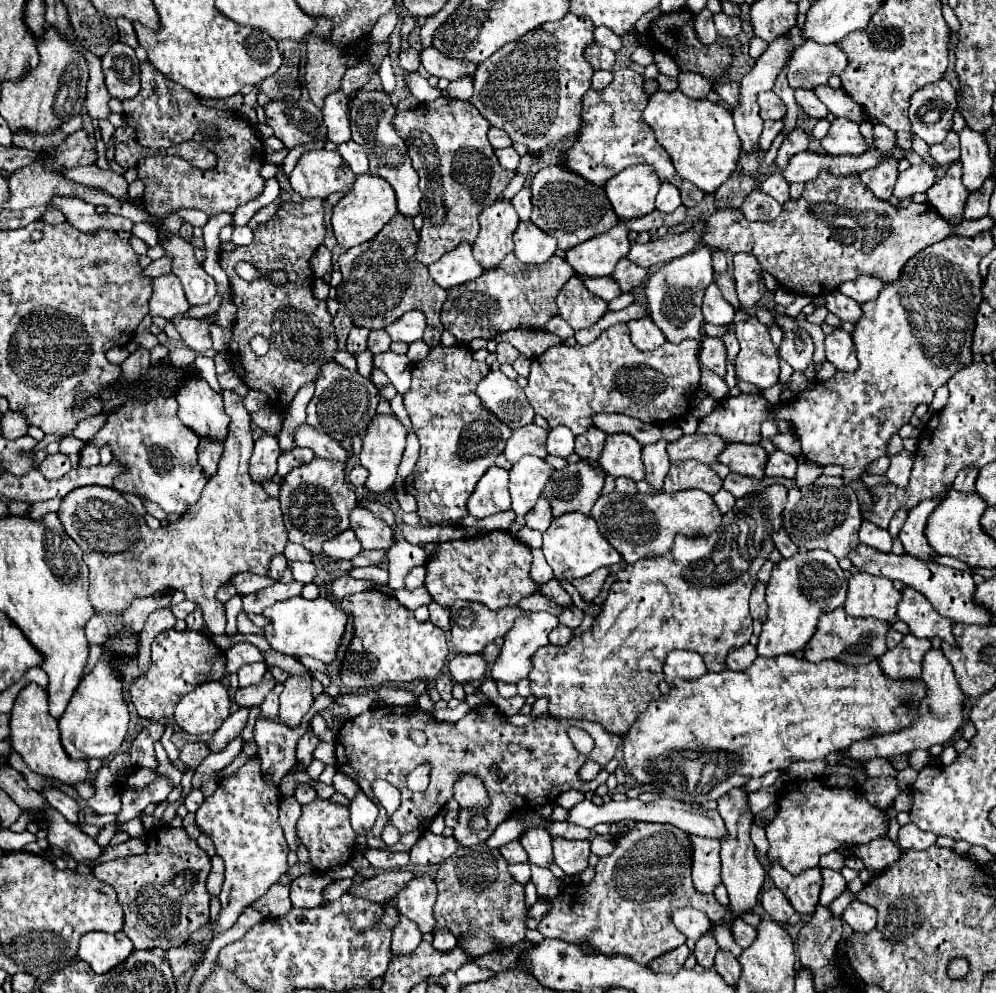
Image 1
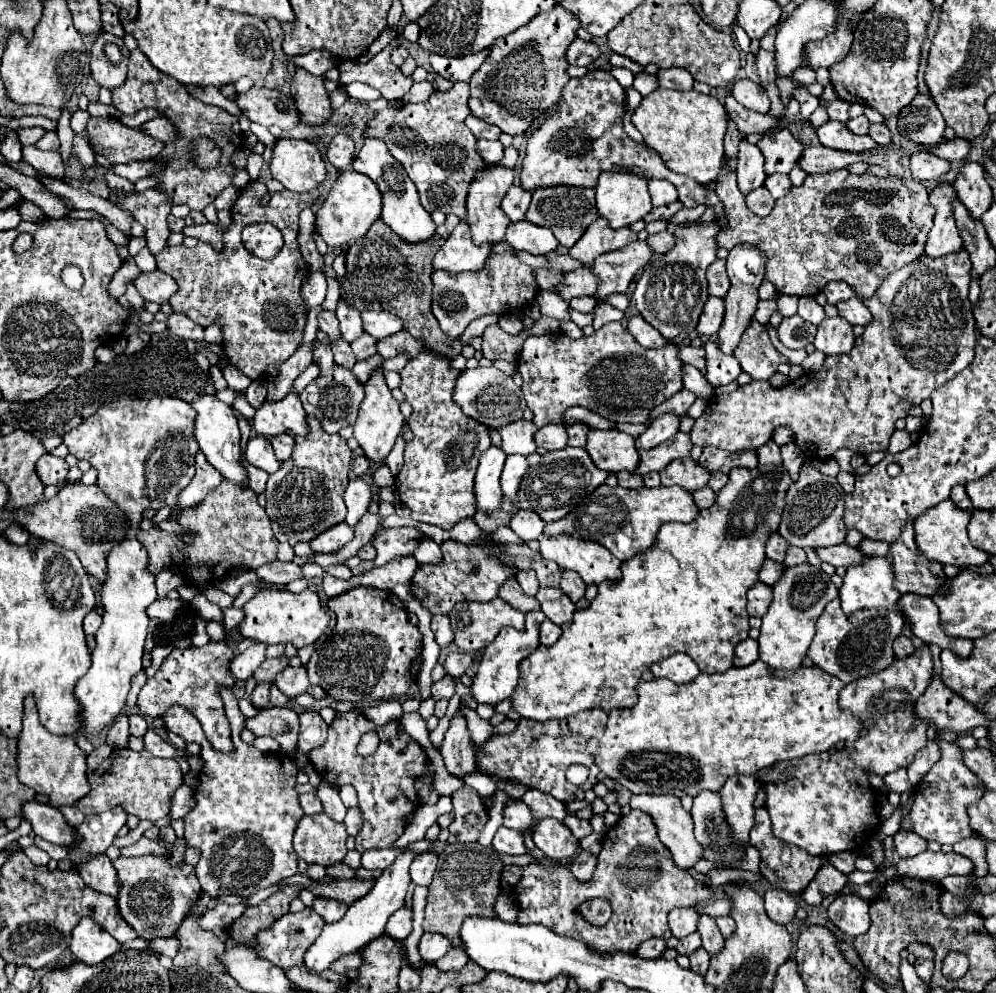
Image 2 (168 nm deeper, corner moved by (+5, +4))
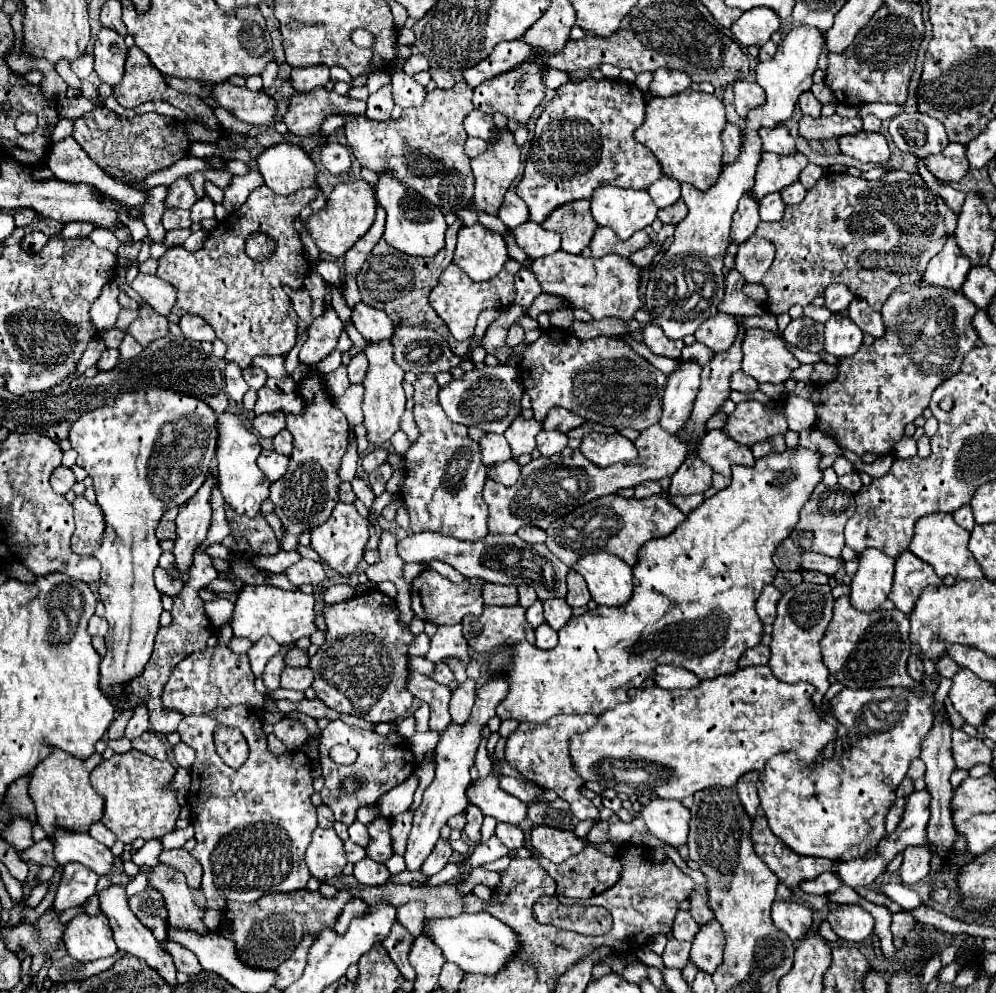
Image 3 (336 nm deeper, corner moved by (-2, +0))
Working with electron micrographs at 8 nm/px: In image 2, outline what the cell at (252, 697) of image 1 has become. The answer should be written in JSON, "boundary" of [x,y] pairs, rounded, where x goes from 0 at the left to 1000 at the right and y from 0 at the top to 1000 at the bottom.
{"boundary":[[[275,663],[275,665],[265,665],[261,675],[255,677],[255,683],[259,689],[263,687],[275,687],[277,679],[283,677],[289,671],[289,663]]]}

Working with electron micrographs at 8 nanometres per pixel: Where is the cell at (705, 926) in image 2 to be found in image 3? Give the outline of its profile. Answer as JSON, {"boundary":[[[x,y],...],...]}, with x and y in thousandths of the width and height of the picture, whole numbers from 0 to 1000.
{"boundary":[[[700,892],[696,900],[692,902],[694,908],[694,922],[700,926],[700,931],[708,931],[716,924],[716,918],[710,914],[710,896],[708,892]]]}

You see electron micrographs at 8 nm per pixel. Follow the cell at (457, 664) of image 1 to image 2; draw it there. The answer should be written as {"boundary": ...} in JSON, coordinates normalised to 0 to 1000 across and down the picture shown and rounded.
{"boundary":[[[448,679],[444,685],[434,689],[434,701],[436,701],[436,705],[454,703],[456,697],[458,697],[458,683],[452,681],[452,679]]]}

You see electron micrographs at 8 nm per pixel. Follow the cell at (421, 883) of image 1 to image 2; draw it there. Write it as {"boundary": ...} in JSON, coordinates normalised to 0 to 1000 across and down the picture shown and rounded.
{"boundary":[[[426,858],[416,864],[416,868],[412,870],[412,884],[418,892],[432,892],[438,876],[438,866],[440,862],[434,858]]]}

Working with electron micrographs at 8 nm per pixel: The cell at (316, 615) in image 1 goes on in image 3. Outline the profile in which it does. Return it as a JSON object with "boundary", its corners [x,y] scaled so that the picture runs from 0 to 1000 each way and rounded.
{"boundary":[[[270,588],[264,590],[246,590],[238,604],[232,622],[232,632],[236,640],[250,642],[258,647],[262,640],[272,640],[280,649],[290,649],[300,645],[302,640],[312,640],[316,636],[316,602],[314,598],[306,598],[302,594],[282,594]]]}

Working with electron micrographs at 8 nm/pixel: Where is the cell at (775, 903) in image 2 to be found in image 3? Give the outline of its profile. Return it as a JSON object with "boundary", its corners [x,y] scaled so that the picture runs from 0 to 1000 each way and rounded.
{"boundary":[[[776,908],[776,916],[774,916],[774,924],[778,928],[778,933],[788,939],[794,947],[802,947],[804,943],[810,941],[810,937],[814,935],[816,926],[814,926],[814,914],[800,910],[800,908]]]}

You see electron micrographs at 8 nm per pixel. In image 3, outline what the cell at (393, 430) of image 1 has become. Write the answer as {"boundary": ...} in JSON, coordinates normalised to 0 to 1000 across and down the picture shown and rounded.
{"boundary":[[[383,342],[377,346],[368,346],[366,359],[370,363],[368,377],[364,383],[366,401],[364,401],[364,417],[366,417],[366,429],[368,429],[368,441],[377,449],[383,449],[385,445],[391,445],[391,441],[401,433],[401,423],[407,415],[407,395],[405,395],[405,379],[407,375],[399,369],[395,363],[395,348],[393,342]]]}

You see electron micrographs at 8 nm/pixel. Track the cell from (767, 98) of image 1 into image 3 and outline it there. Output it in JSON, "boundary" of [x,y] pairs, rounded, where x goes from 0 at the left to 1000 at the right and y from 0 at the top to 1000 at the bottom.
{"boundary":[[[742,81],[742,83],[738,83],[736,89],[738,89],[738,109],[744,119],[748,119],[752,111],[756,111],[768,103],[768,93],[764,91],[764,87],[760,83]]]}

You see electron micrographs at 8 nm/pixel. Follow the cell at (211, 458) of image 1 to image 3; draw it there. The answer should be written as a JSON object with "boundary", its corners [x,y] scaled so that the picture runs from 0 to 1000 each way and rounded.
{"boundary":[[[210,479],[206,487],[198,493],[198,497],[182,510],[182,516],[176,524],[178,528],[178,542],[176,542],[176,572],[178,576],[172,578],[174,584],[180,584],[180,578],[190,576],[194,568],[194,556],[196,552],[206,544],[208,534],[212,530],[212,491],[214,481]]]}

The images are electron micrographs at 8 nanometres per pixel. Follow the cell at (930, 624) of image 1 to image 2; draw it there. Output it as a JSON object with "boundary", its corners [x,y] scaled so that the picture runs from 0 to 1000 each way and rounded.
{"boundary":[[[906,598],[902,604],[902,614],[916,630],[916,638],[930,649],[940,649],[952,653],[962,661],[974,661],[976,647],[970,642],[954,642],[948,638],[946,628],[942,626],[942,610],[936,602],[922,602],[922,598]]]}

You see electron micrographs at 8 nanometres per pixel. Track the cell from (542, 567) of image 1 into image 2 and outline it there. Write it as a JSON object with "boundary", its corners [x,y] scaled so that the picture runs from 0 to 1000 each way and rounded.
{"boundary":[[[524,574],[524,576],[520,576],[520,578],[518,578],[518,584],[522,586],[526,598],[538,600],[538,596],[540,596],[542,590],[540,590],[540,582],[538,582],[536,574]]]}

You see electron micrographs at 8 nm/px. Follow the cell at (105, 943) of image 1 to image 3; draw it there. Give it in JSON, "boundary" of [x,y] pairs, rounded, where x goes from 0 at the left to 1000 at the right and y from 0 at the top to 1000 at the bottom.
{"boundary":[[[103,920],[75,922],[71,928],[65,931],[63,951],[67,961],[81,969],[109,965],[117,959],[117,951],[113,947],[109,928]]]}

